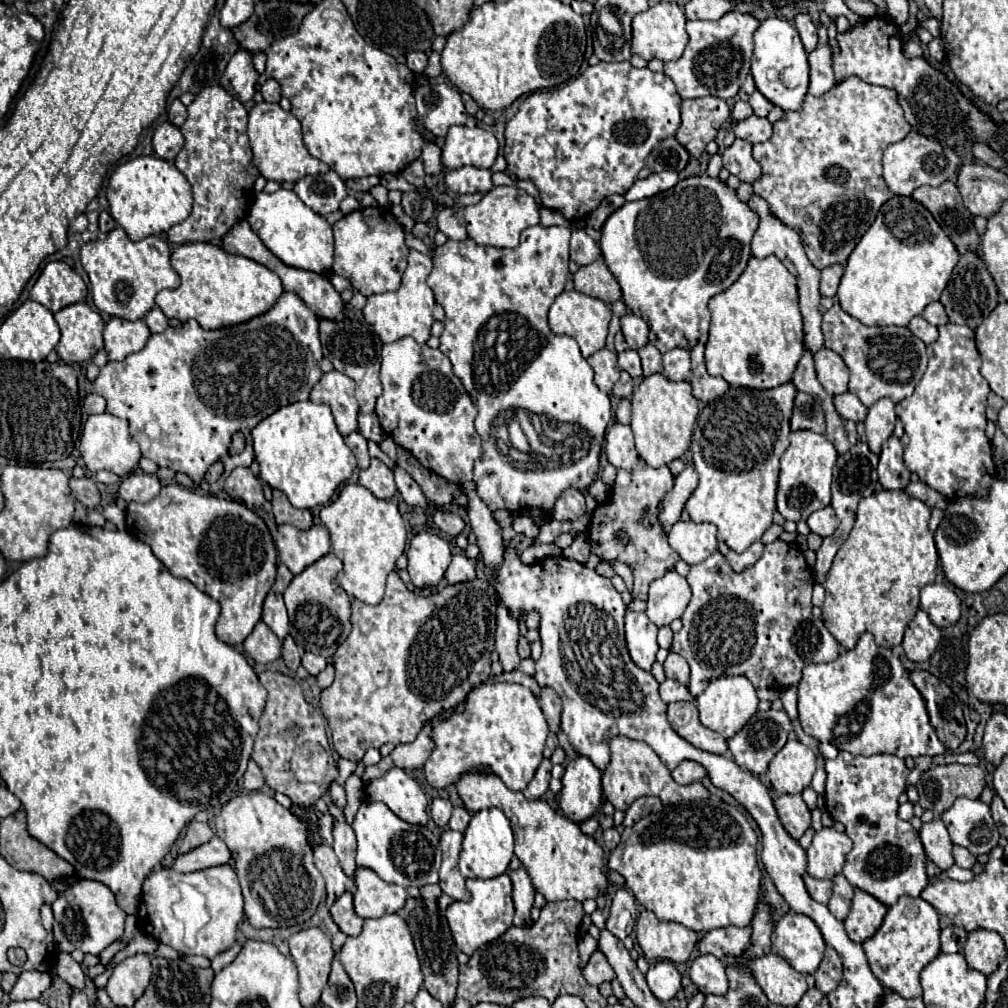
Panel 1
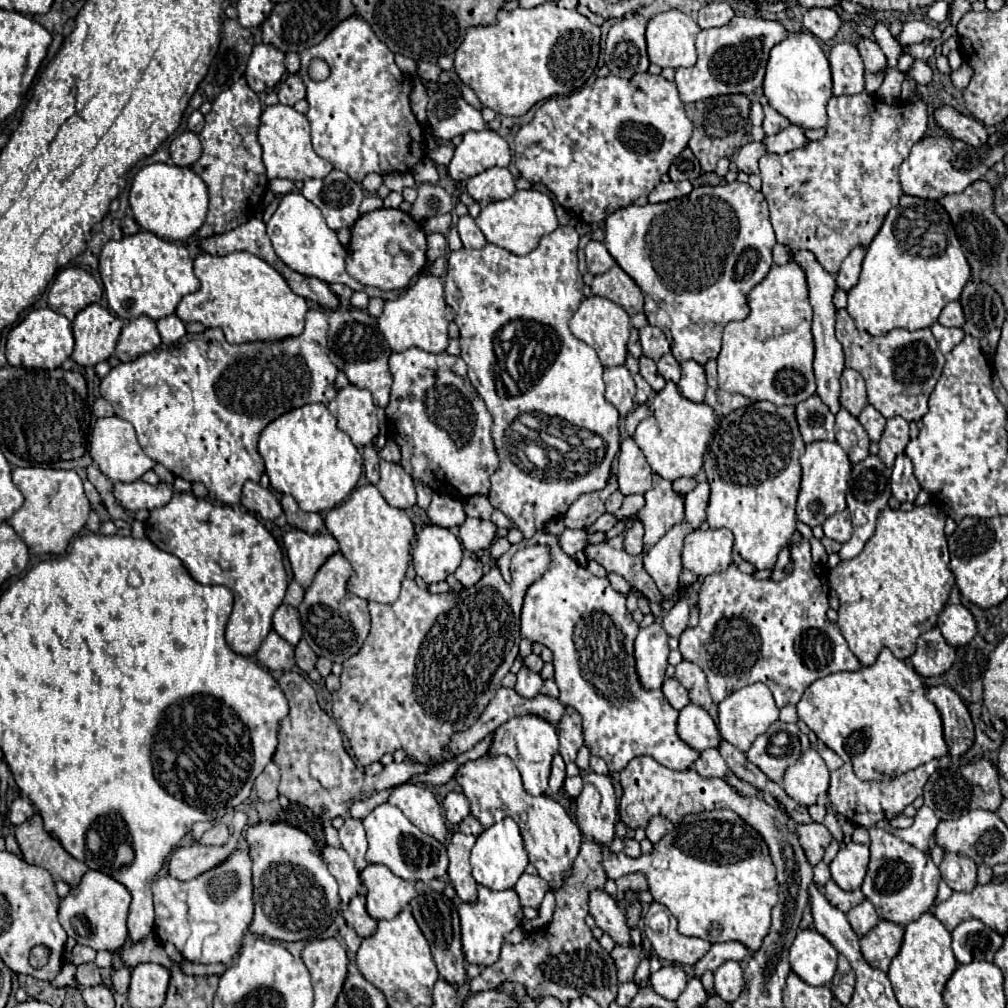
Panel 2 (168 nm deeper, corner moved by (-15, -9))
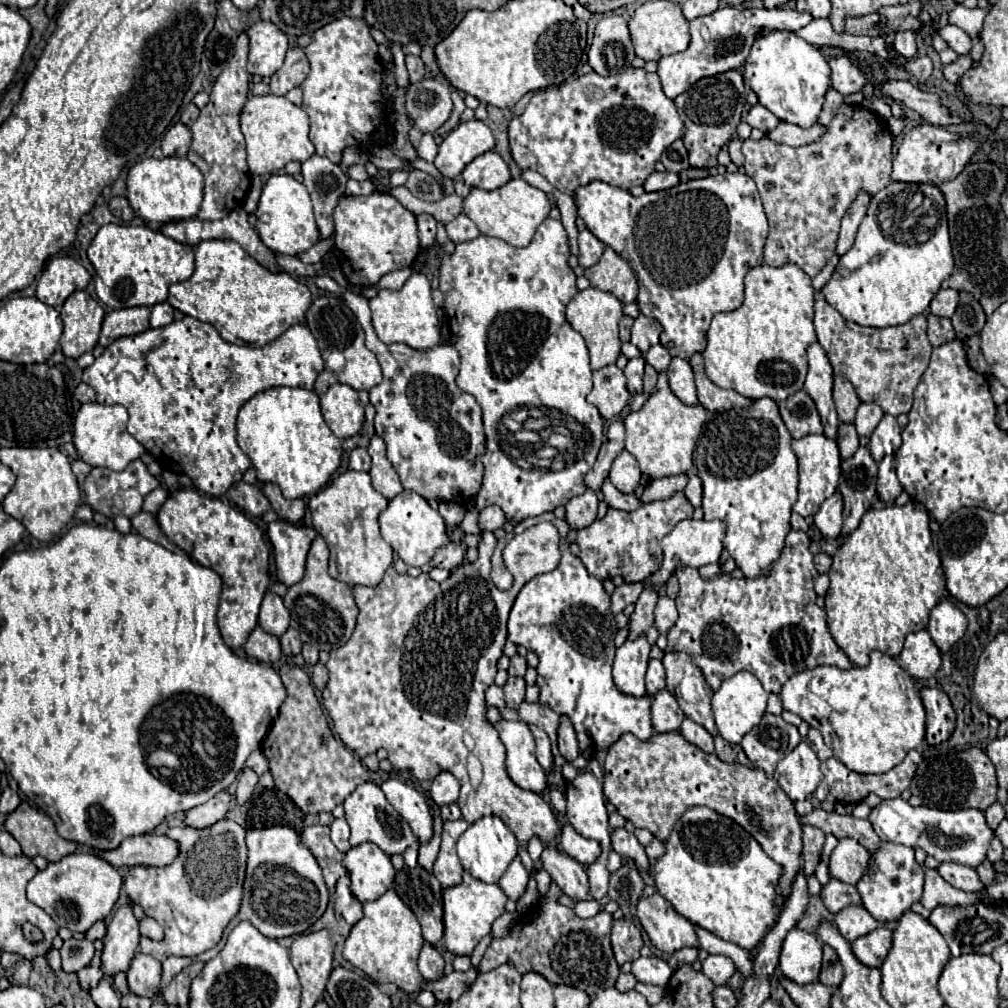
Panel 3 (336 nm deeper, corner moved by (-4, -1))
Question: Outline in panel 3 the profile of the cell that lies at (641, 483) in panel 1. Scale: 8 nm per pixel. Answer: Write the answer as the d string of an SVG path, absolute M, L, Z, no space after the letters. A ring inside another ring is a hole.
M674 493L670 499L664 501L646 503L632 513L608 508L604 519L596 520L590 527L578 531L576 543L580 547L580 559L586 569L600 579L622 577L626 583L644 581L660 567L662 537L670 533L672 527L682 519L690 519L692 511L692 505L682 493Z

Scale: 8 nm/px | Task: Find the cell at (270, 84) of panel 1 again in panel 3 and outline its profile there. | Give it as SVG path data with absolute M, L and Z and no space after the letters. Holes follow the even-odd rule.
M300 47L290 49L286 53L284 65L270 77L270 93L272 95L286 95L292 87L302 85L308 75L308 59Z

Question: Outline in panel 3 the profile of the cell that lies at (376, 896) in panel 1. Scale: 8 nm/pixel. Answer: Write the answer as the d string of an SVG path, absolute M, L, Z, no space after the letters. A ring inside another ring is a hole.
M362 843L352 847L344 855L344 867L352 881L352 893L360 903L376 901L384 895L396 877L390 857L380 851L374 843Z

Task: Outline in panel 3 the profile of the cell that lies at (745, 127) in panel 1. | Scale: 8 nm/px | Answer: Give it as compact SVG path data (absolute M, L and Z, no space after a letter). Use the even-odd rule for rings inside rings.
M780 121L778 127L772 129L766 137L772 139L772 141L778 141L778 143L786 143L786 145L798 147L798 145L814 143L816 139L820 139L822 133L824 133L824 127L822 127L822 125L812 125L812 127L808 127L808 129L802 129L802 127L798 127L798 125Z

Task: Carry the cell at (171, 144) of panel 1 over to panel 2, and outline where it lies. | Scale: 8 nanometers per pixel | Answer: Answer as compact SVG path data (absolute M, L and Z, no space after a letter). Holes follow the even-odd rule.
M185 131L181 135L177 135L173 141L171 141L171 159L175 165L181 165L181 167L189 167L193 165L199 157L201 157L201 143L199 143L199 137L191 131Z

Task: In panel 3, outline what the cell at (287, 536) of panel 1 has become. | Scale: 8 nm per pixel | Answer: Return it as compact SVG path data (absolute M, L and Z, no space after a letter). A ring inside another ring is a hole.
M274 521L268 525L268 539L274 549L278 579L284 585L290 587L304 577L306 555L316 537L316 529L288 521Z

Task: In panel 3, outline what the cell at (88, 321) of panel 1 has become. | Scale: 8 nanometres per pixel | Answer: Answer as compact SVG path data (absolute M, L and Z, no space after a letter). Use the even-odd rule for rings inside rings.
M74 291L60 317L64 321L64 333L60 337L60 347L66 357L78 359L86 351L92 351L100 337L100 327L104 321L104 309L86 291Z

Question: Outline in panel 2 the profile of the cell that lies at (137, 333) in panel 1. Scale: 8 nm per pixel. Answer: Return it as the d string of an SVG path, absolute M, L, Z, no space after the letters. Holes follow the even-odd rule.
M137 317L137 319L131 319L123 331L121 331L121 337L117 341L117 347L115 347L115 357L123 363L131 361L131 359L137 359L139 355L147 353L147 351L153 351L161 345L161 337L157 333L157 325L151 317Z

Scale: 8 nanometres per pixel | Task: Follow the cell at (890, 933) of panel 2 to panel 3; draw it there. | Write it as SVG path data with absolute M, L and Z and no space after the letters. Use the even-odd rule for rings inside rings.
M878 927L876 931L862 935L852 943L852 951L860 963L868 967L880 967L892 947L892 931Z

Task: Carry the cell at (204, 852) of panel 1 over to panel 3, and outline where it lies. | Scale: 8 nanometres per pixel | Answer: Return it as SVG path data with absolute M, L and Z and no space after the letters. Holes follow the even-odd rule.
M138 835L128 837L118 849L100 853L114 867L136 867L136 865L152 865L166 867L178 855L176 841L166 835Z

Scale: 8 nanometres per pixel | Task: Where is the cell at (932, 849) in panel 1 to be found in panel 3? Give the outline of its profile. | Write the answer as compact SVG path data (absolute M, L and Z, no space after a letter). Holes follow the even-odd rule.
M940 863L936 871L942 875L942 879L946 879L956 889L962 891L984 889L984 883L978 879L976 871L972 867L964 867L962 863Z

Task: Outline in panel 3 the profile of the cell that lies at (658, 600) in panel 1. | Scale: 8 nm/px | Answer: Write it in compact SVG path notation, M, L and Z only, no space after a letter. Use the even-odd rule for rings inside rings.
M668 595L660 597L658 603L656 603L656 609L654 609L654 625L656 625L656 629L662 635L666 635L670 631L670 627L676 623L676 619L678 619L678 611L676 611L674 601Z

